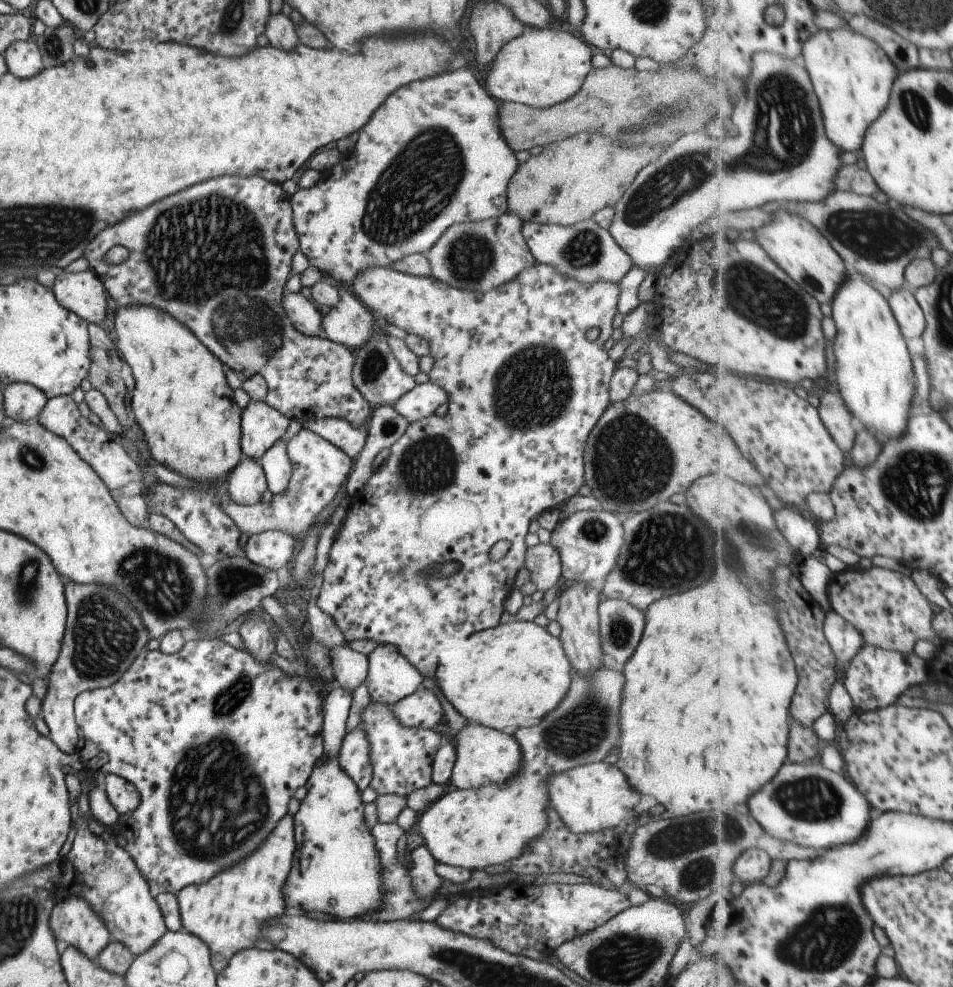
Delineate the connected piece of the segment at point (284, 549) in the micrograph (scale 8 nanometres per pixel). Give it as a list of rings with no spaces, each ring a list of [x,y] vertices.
[[[264,531],[249,535],[242,552],[252,564],[276,571],[289,560],[297,542],[298,539],[282,531]]]

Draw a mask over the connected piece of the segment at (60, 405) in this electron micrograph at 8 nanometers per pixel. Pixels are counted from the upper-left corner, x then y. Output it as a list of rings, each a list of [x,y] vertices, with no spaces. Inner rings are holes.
[[[60,395],[48,400],[36,421],[51,433],[67,438],[65,436],[65,414],[80,416],[78,408],[70,396]]]

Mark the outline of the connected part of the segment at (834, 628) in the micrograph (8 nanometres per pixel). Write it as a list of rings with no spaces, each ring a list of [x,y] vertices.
[[[834,611],[826,616],[824,634],[835,658],[838,681],[844,682],[847,670],[865,644],[864,639],[851,624]]]

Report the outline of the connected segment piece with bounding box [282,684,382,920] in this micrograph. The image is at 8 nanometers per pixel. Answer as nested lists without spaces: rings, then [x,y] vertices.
[[[333,684],[327,689],[327,696],[321,704],[323,754],[319,758],[310,778],[306,781],[307,794],[300,801],[299,810],[292,816],[294,851],[291,871],[285,880],[282,894],[286,905],[297,909],[323,912],[335,920],[355,920],[370,911],[378,909],[382,899],[380,890],[380,865],[375,853],[370,829],[362,824],[362,811],[365,803],[361,803],[356,785],[343,773],[337,765],[336,757],[342,738],[345,736],[345,723],[348,717],[352,696],[349,691]]]

